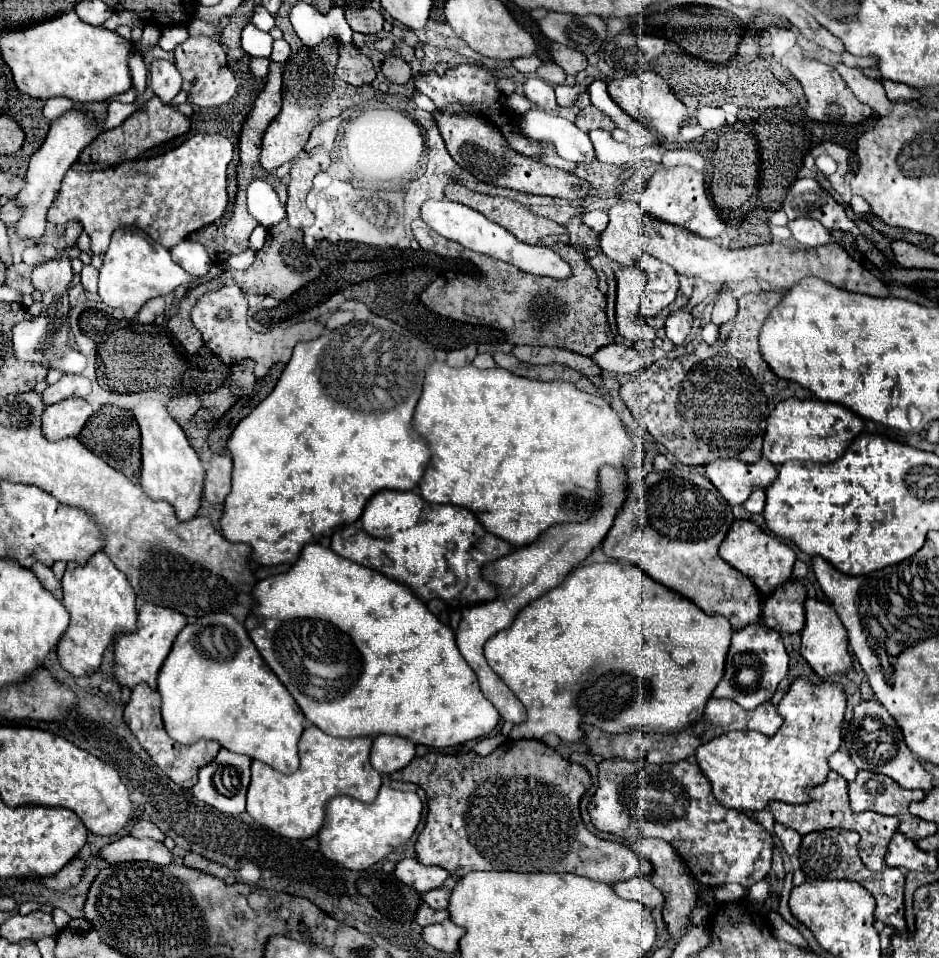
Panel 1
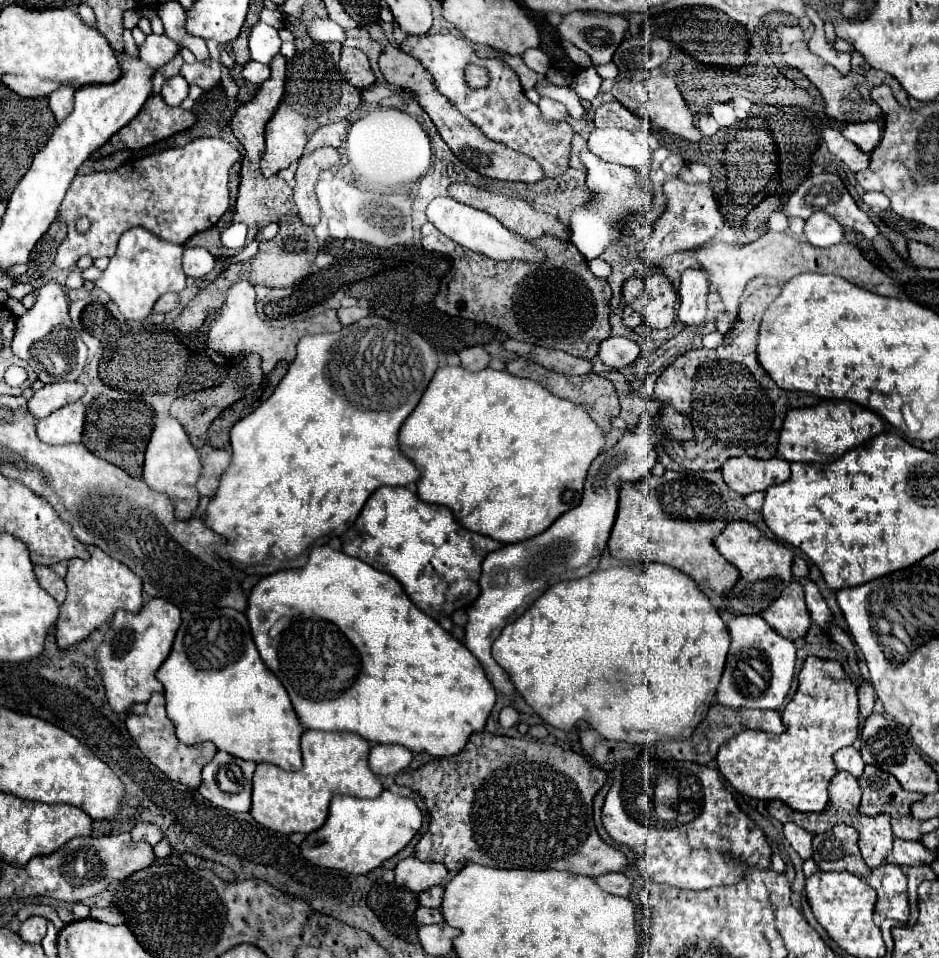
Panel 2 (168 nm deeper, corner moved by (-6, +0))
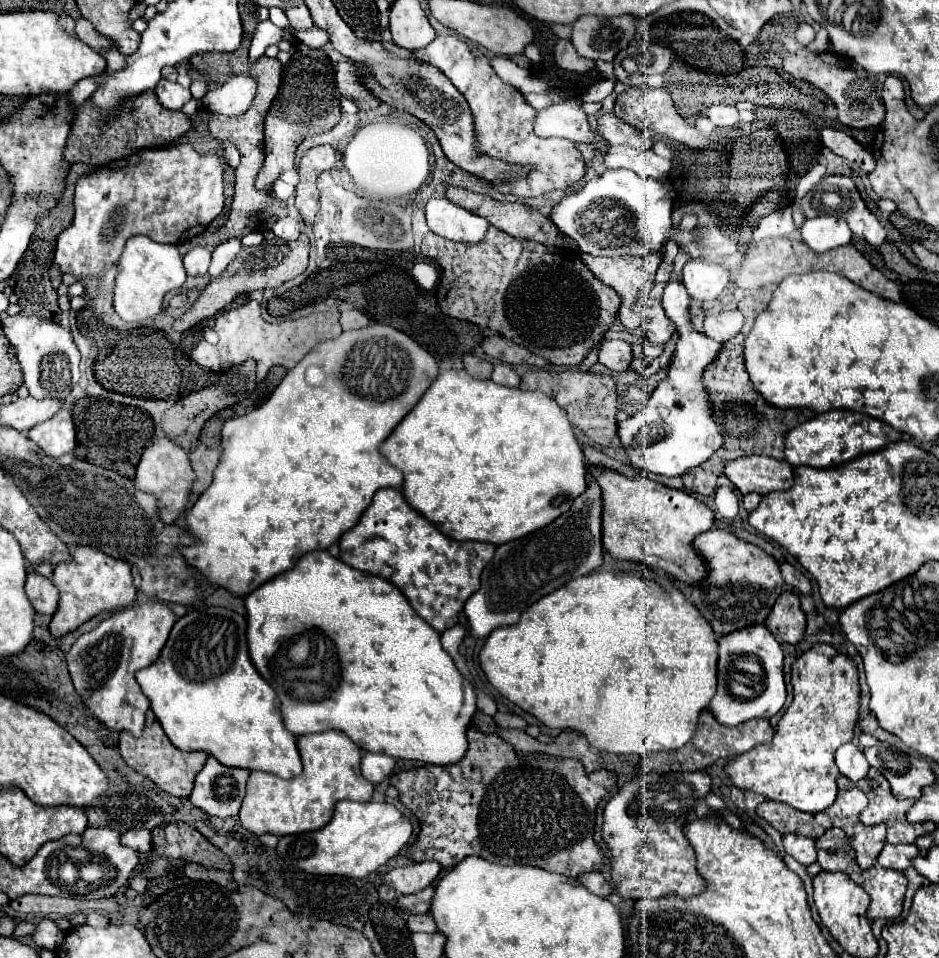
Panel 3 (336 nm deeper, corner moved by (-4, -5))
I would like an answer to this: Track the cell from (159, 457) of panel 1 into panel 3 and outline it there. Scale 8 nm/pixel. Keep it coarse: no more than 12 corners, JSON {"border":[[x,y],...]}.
{"border":[[160,437],[142,453],[134,485],[158,497],[164,523],[186,511],[188,451]]}

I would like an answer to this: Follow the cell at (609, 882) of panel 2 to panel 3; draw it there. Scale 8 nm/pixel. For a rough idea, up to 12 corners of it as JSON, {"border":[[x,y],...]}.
{"border":[[582,873],[578,881],[598,897],[608,897],[612,885],[602,873]]}

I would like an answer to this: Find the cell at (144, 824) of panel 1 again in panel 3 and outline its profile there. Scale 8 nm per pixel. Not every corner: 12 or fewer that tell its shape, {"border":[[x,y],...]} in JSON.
{"border":[[130,829],[120,843],[138,853],[152,849],[148,829]]}

